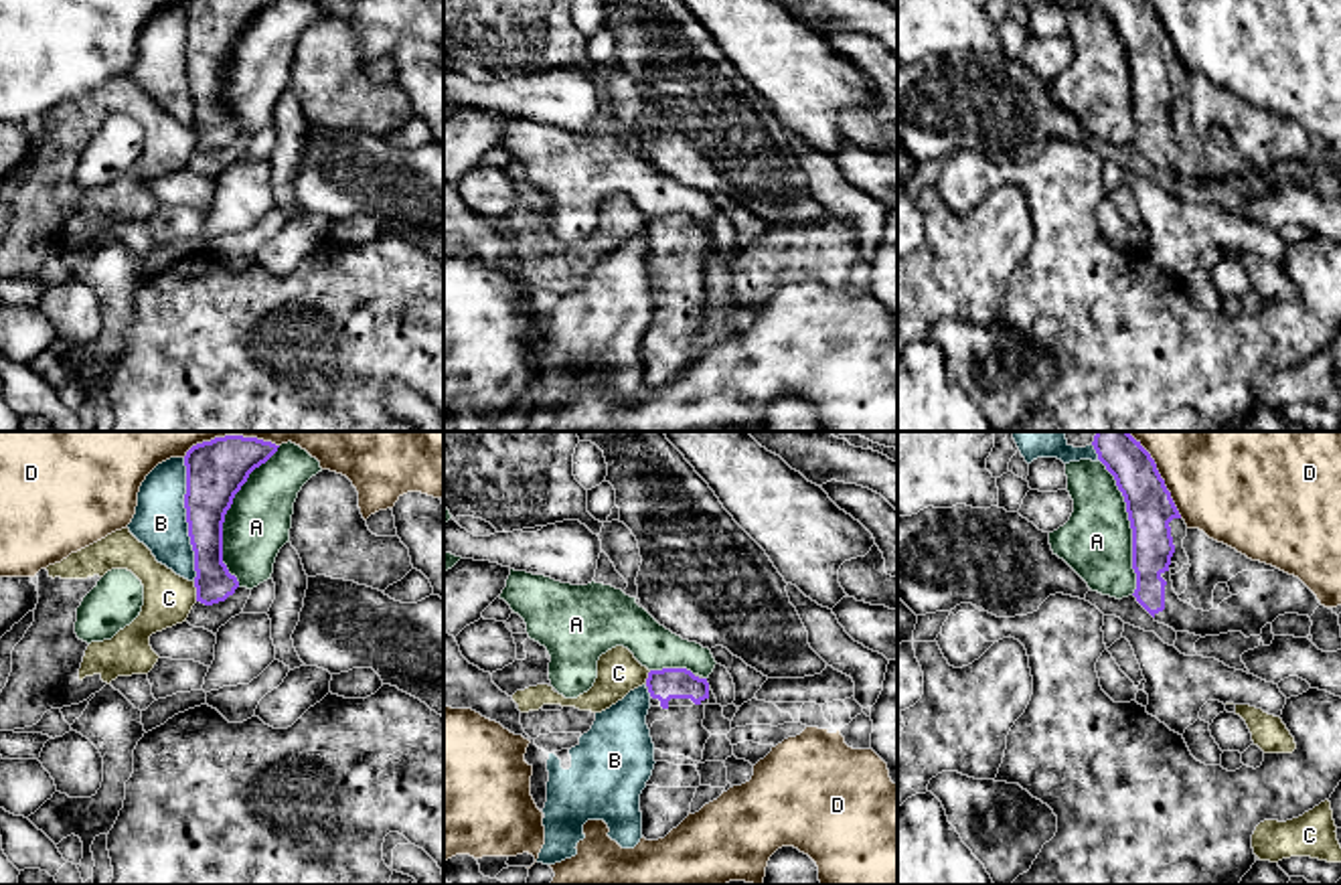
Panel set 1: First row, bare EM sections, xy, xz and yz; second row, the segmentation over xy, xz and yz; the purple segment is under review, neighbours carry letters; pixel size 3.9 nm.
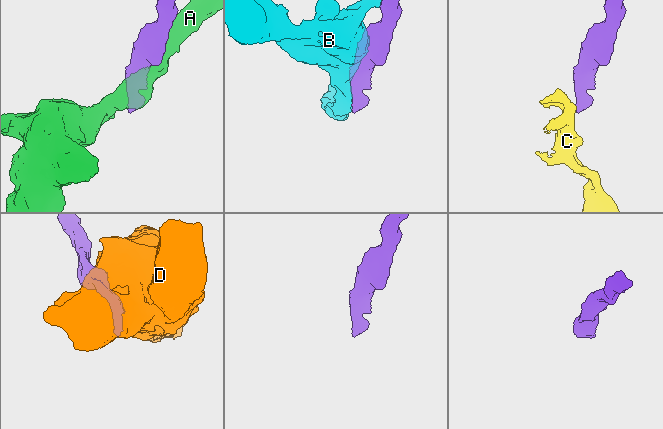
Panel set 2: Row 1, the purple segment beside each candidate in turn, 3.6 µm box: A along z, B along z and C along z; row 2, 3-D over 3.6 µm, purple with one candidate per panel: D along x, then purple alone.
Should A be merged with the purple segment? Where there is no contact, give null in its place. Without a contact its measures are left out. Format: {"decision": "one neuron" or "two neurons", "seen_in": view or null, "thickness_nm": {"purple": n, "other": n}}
{"decision": "two neurons", "seen_in": "xy", "thickness_nm": {"purple": 200, "other": 260}}

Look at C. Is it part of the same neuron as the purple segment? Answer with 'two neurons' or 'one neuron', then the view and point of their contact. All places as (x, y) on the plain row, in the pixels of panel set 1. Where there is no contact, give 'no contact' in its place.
two neurons; contact xy (197, 138)

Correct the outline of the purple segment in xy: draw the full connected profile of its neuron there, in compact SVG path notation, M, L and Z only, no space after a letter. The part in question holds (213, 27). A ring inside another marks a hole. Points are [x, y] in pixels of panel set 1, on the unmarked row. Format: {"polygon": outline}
{"polygon": "M186 0L186 69L194 97L196 148L213 152L235 140L239 128L223 109L223 69L249 20L273 0Z"}

